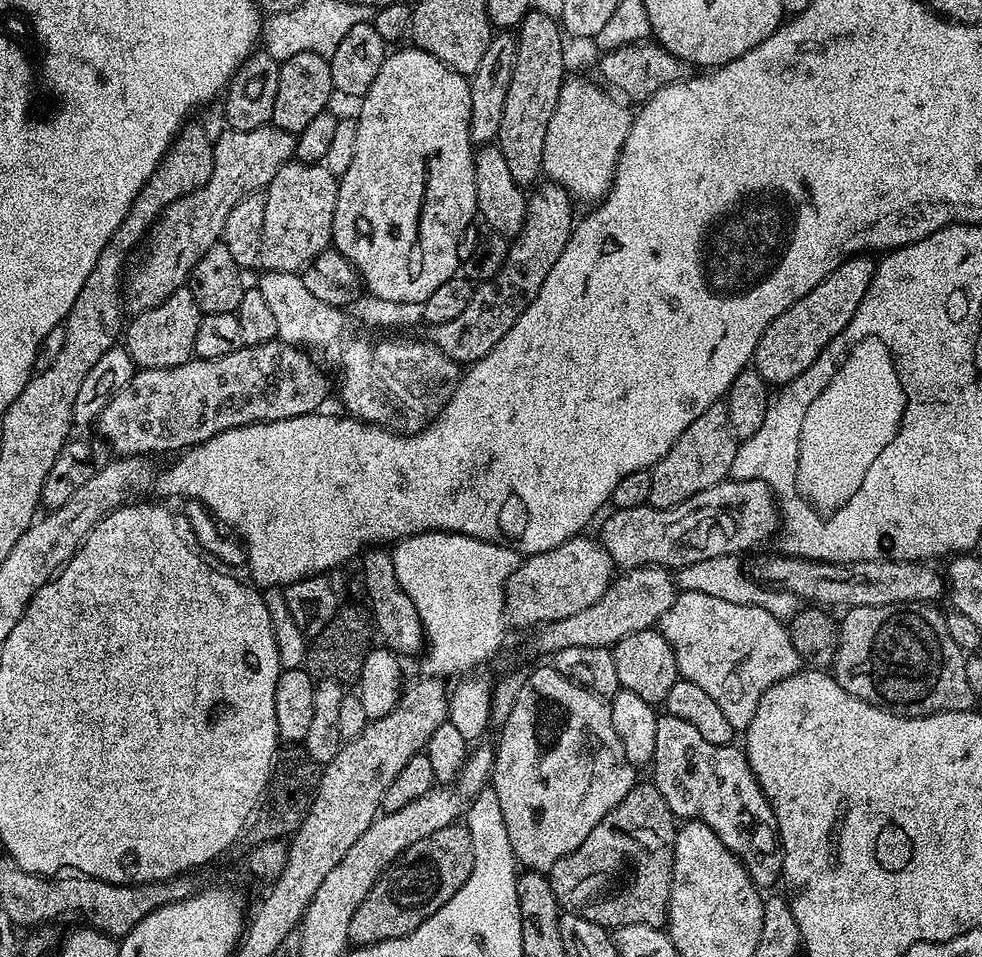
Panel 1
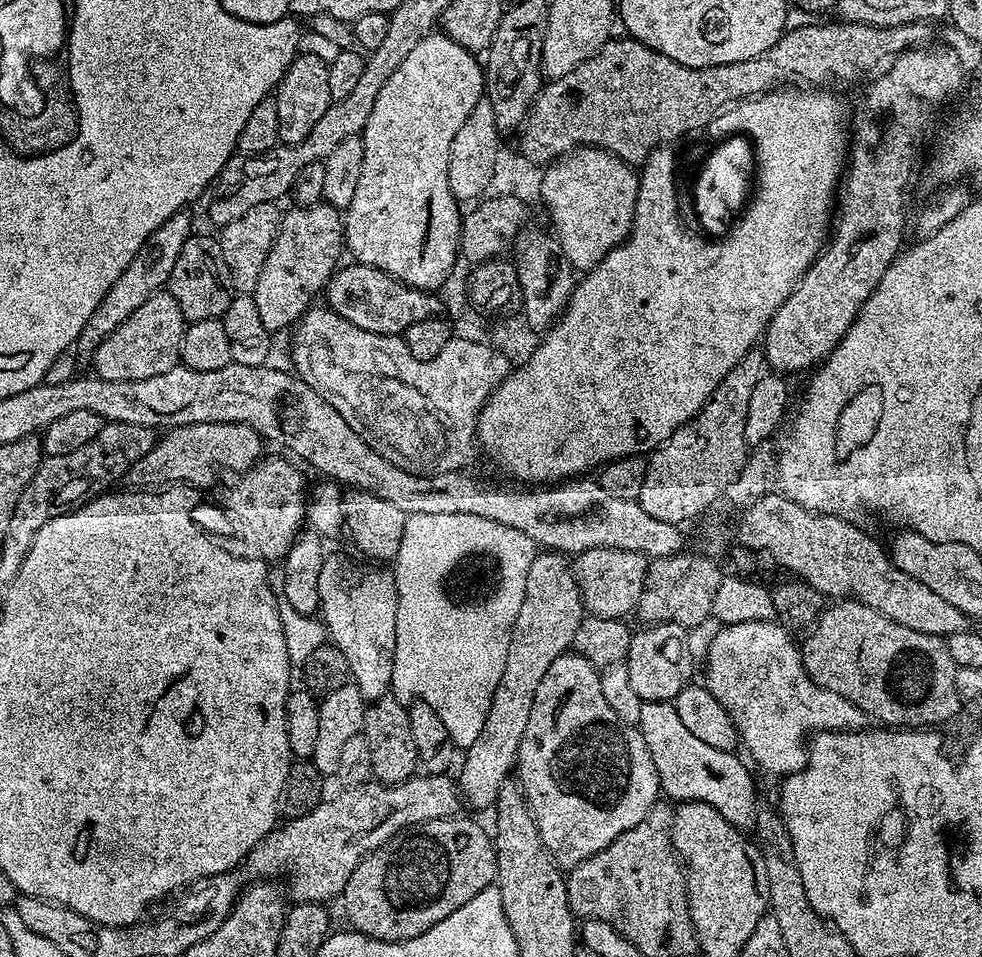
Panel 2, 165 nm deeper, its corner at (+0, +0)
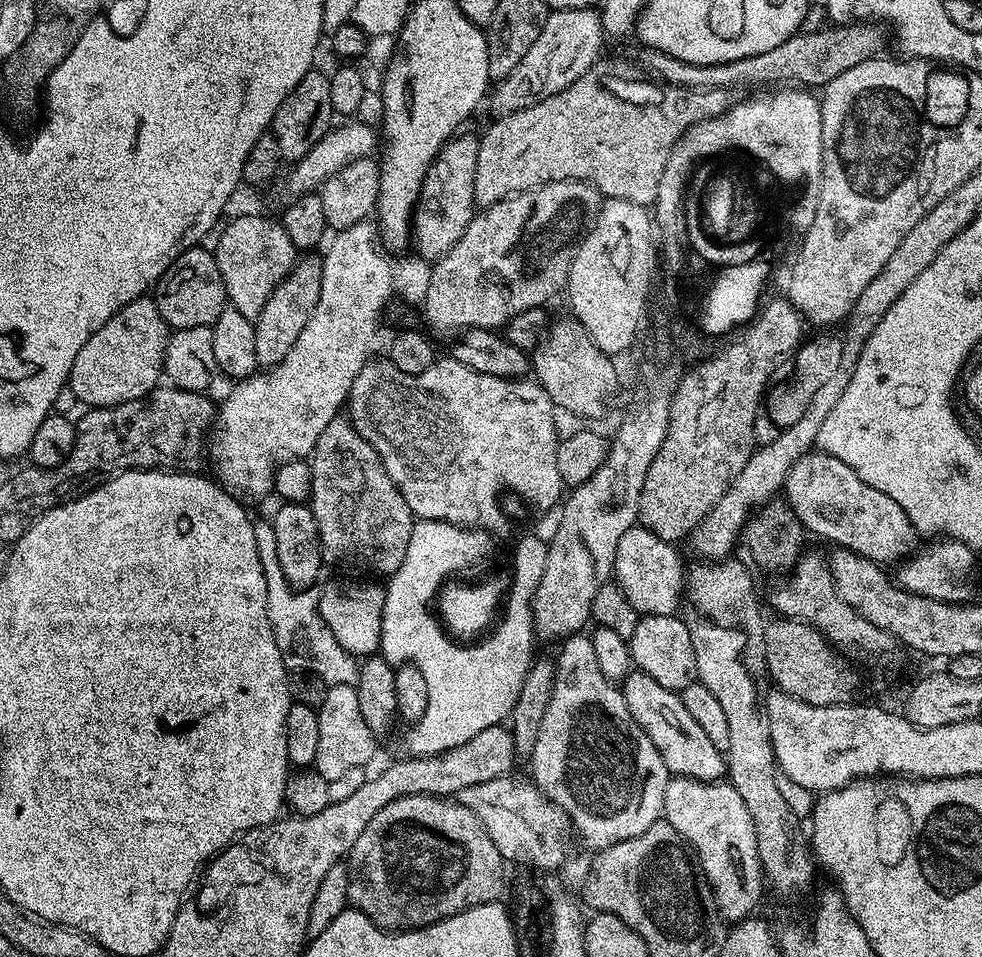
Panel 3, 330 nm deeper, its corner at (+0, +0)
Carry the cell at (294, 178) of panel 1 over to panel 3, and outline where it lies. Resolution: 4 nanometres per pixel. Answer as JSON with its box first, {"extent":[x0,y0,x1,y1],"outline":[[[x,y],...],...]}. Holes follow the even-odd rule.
{"extent":[254,255,322,369],"outline":[[[315,255],[305,256],[308,256],[305,260],[304,257],[297,259],[291,274],[274,290],[274,294],[270,296],[266,306],[254,321],[256,362],[265,369],[275,368],[282,362],[282,358],[286,358],[286,354],[290,354],[290,346],[298,342],[298,334],[302,334],[306,322],[310,322],[318,306],[318,298],[322,290],[322,263],[317,257],[316,260],[312,257]]]}

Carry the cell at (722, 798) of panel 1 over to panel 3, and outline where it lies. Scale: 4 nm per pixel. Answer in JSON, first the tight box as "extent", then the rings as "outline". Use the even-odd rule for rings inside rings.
{"extent":[622,670,726,782],"outline":[[[633,670],[624,677],[622,691],[626,710],[630,710],[630,718],[642,726],[642,730],[654,742],[654,746],[660,752],[662,762],[668,767],[672,776],[689,776],[691,780],[711,780],[720,782],[726,776],[726,756],[718,751],[706,738],[705,732],[698,727],[682,706],[677,693],[666,690],[666,686],[658,686],[650,674],[639,670]]]}

